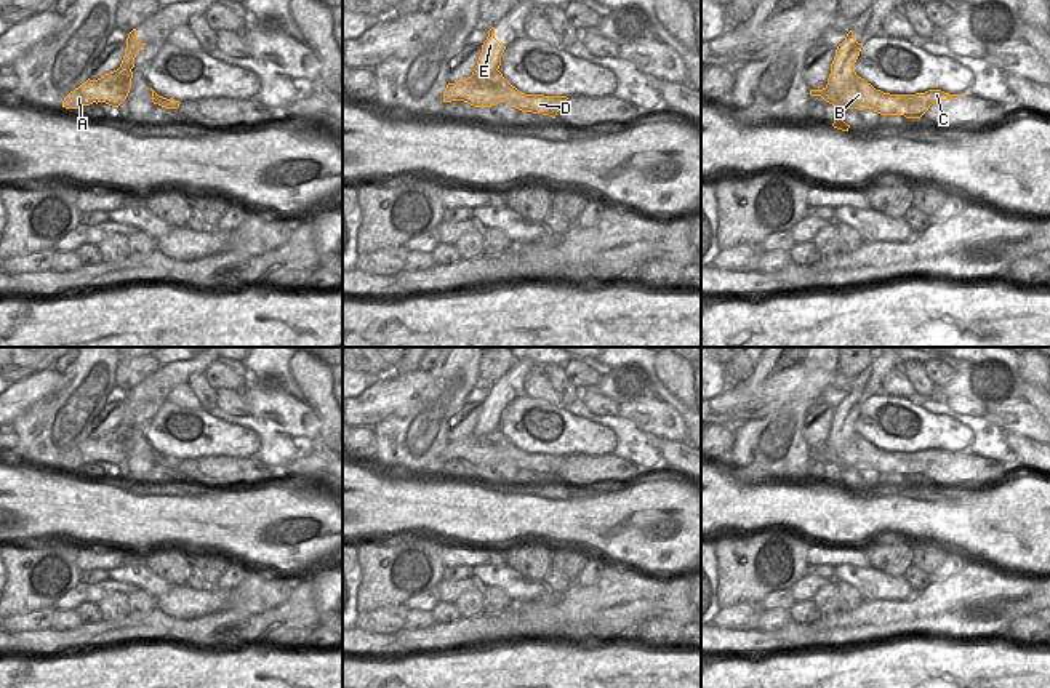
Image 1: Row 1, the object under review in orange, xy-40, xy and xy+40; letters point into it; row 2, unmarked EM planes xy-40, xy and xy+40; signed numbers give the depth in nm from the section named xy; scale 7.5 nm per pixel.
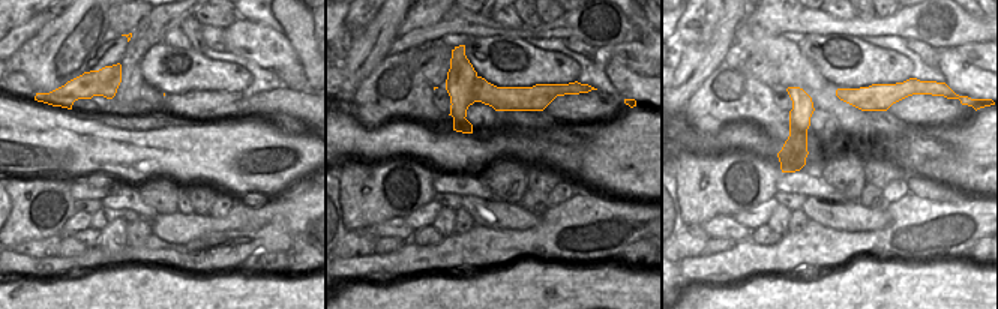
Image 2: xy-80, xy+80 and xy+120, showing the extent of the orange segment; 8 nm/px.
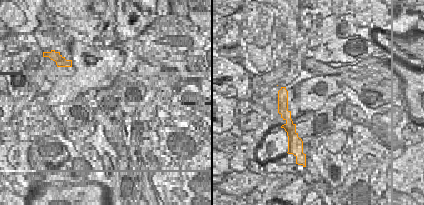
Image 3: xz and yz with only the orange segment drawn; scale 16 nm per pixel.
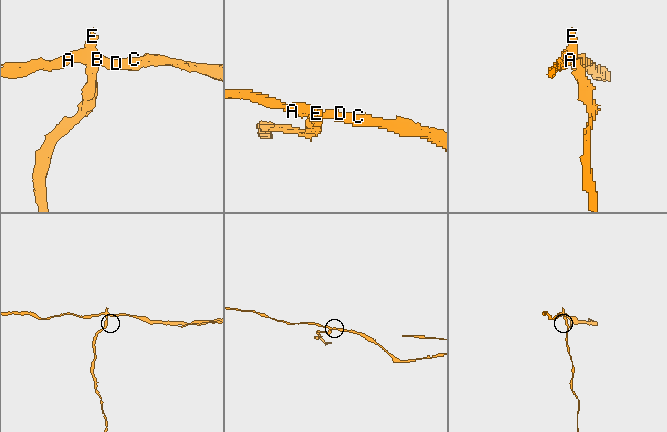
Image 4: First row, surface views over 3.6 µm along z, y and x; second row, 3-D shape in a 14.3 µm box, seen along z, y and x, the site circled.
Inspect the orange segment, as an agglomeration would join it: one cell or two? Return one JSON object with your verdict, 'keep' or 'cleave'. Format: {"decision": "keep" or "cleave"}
{"decision": "cleave"}

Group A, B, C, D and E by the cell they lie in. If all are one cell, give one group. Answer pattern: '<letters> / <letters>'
A B C D / E

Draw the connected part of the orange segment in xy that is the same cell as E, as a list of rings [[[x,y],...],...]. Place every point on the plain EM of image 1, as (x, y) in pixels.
[[[491,386],[488,389],[487,398],[482,403],[482,411],[471,435],[482,438],[485,435],[496,432],[501,424],[501,414],[504,408],[504,402],[499,402],[495,397],[495,386]]]

